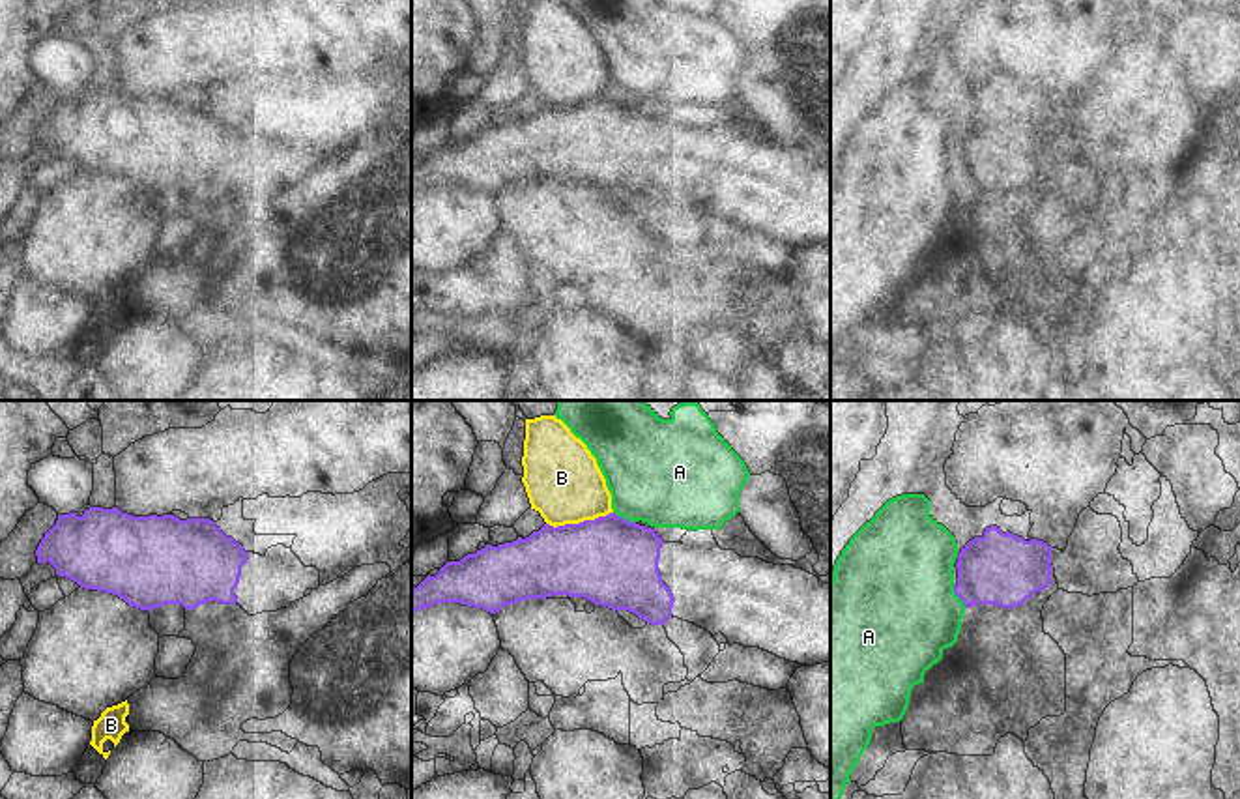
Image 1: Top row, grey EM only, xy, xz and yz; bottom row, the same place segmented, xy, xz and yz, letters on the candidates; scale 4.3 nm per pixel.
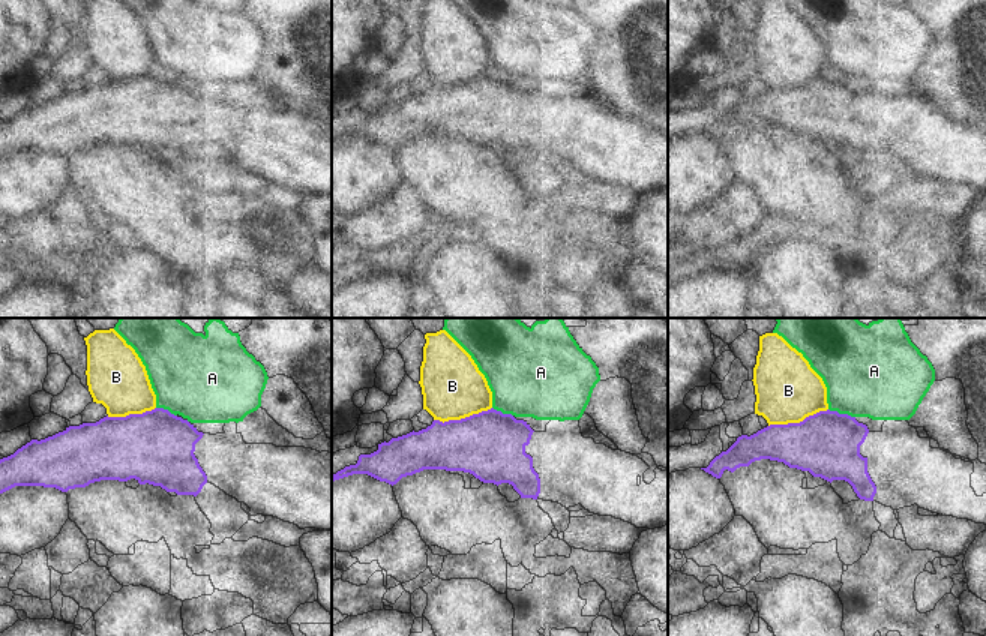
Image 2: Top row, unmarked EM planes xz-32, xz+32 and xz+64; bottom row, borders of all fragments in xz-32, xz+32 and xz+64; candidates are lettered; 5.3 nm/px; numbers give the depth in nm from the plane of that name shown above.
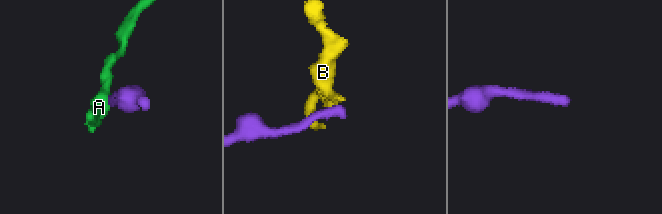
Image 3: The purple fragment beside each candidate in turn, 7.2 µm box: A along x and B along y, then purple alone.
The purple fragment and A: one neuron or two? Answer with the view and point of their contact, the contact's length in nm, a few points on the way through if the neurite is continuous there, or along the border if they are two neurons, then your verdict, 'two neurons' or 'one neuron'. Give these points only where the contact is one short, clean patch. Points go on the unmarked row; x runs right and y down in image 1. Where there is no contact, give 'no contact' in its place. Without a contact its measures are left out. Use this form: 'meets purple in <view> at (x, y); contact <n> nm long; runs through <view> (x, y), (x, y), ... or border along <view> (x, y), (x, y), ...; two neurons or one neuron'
meets purple in xz at (623, 100); contact 110 nm long; border along xz (614, 92), (634, 103); two neurons

